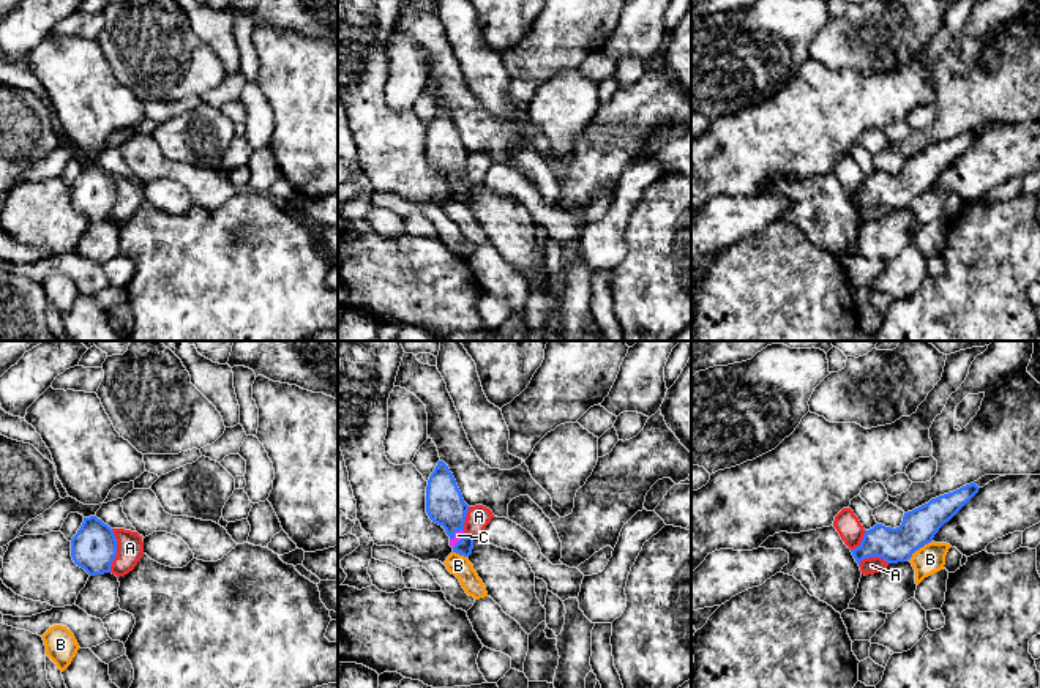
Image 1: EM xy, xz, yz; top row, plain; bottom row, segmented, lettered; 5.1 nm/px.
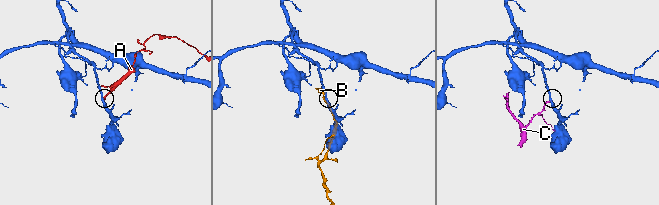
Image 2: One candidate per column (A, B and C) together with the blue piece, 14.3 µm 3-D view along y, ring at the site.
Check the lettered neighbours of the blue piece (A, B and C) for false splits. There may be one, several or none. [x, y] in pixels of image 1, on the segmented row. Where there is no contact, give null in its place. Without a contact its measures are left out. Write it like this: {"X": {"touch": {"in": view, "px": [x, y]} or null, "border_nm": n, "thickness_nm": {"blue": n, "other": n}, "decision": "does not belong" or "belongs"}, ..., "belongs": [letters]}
{"A": {"touch": {"in": "xy", "px": [115, 551]}, "border_nm": 220, "thickness_nm": {"blue": 240, "other": 140}, "decision": "does not belong"}, "B": {"touch": {"in": "yz", "px": [919, 548]}, "border_nm": 160, "thickness_nm": {"blue": 180, "other": 150}, "decision": "does not belong"}, "C": {"touch": {"in": "xz", "px": [461, 538]}, "border_nm": 110, "thickness_nm": {"blue": 190, "other": 50}, "decision": "does not belong"}, "belongs": []}

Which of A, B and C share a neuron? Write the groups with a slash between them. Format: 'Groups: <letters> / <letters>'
Groups: A C / B

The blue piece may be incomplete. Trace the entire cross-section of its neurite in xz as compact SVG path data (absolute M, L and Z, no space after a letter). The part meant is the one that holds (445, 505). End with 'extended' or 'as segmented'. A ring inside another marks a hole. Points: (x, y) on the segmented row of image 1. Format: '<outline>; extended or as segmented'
M439 461L426 486L426 513L429 519L442 525L450 537L462 530L469 511L453 473L443 461Z; as segmented

